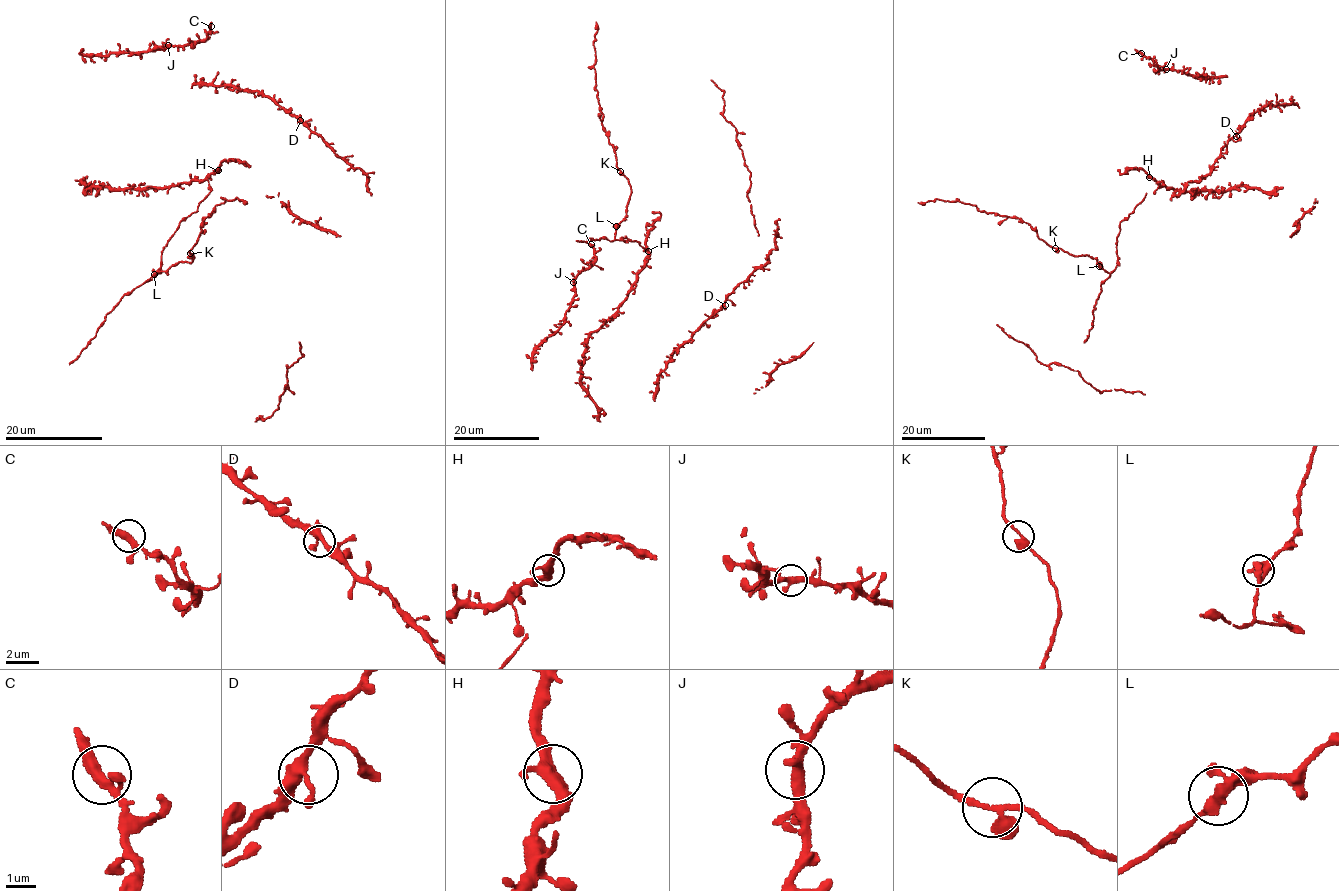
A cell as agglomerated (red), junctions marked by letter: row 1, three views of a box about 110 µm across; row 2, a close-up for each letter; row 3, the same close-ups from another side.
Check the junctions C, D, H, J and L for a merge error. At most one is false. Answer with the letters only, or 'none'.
none

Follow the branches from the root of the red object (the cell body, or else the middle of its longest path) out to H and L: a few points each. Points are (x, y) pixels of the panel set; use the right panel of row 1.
H: (1133, 211), (1146, 193), (1153, 193), (1157, 187), (1150, 177)
L: (1133, 211), (1120, 223), (1116, 267), (1107, 272), (1100, 266)

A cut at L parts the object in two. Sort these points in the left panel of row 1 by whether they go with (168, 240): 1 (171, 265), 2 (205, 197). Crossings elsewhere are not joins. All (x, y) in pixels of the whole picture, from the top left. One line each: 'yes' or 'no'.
1: no
2: yes

